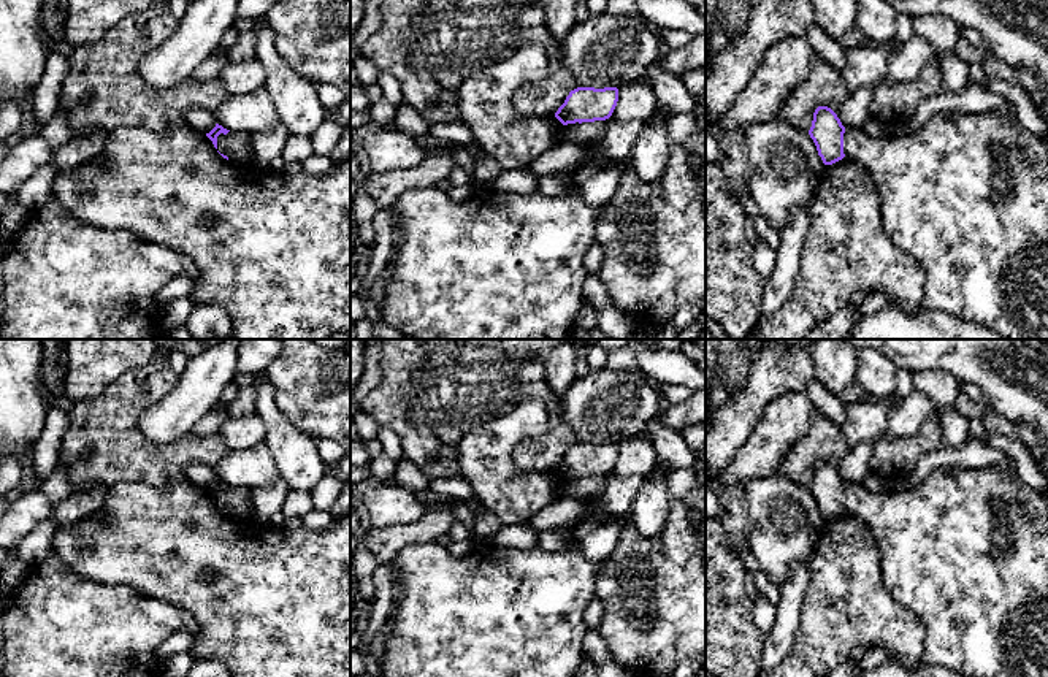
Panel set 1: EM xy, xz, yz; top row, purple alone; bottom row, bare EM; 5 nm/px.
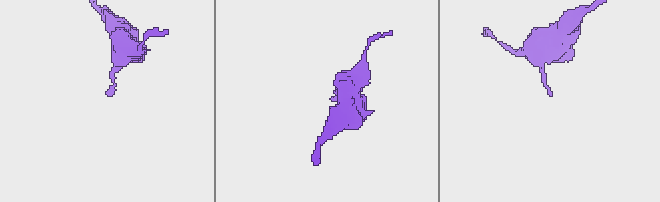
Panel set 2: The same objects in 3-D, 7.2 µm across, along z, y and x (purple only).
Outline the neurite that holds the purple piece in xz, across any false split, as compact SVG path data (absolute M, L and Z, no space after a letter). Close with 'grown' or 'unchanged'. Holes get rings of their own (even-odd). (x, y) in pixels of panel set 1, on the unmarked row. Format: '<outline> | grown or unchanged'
M577 442L569 447L564 458L555 468L555 472L563 480L606 476L612 471L617 457L617 442Z | unchanged

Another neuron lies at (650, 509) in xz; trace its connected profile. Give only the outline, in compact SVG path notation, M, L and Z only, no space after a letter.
M658 466L652 476L644 476L644 484L631 506L634 525L645 537L656 537L666 528L669 518L667 474L667 469Z

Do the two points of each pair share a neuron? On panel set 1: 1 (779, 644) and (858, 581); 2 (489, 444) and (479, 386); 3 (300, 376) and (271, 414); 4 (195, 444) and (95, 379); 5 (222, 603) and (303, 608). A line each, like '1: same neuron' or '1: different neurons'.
1: different neurons
2: different neurons
3: different neurons
4: different neurons
5: same neuron

